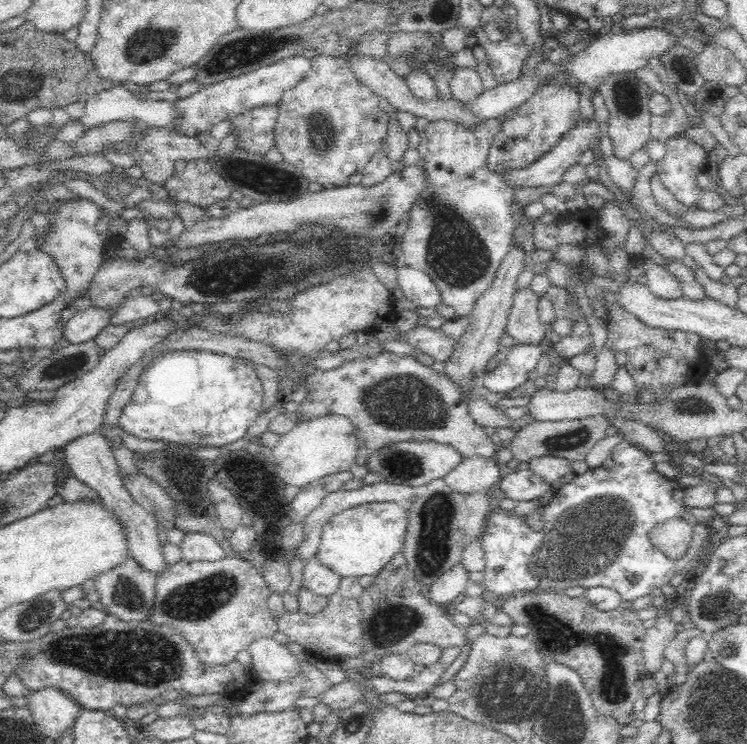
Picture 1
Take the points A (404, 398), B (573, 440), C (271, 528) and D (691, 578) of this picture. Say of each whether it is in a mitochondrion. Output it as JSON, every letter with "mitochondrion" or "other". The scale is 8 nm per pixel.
{"A":"mitochondrion","B":"mitochondrion","C":"other","D":"other"}

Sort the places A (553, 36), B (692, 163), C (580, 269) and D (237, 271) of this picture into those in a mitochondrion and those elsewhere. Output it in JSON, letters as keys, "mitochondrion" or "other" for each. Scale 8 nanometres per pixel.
{"A":"other","B":"other","C":"other","D":"mitochondrion"}

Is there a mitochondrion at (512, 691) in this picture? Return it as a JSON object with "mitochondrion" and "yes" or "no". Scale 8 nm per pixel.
{"mitochondrion":"yes"}

